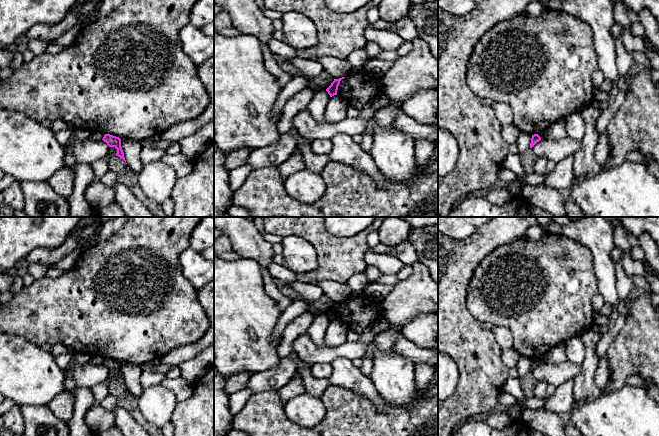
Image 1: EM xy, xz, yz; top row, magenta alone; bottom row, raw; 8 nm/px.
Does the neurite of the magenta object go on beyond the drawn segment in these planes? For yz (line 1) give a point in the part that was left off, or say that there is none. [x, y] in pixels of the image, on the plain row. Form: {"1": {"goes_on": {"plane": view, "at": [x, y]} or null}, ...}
{"1": {"goes_on": null}}

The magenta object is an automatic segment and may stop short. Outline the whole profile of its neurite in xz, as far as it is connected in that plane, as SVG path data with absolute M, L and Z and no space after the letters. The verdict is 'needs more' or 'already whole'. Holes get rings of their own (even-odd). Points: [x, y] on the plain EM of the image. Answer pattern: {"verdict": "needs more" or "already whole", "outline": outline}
{"verdict": "already whole", "outline": "M345 301L334 303L334 305L331 307L331 309L326 313L330 321L337 319L338 310L340 308L340 305L344 303Z"}

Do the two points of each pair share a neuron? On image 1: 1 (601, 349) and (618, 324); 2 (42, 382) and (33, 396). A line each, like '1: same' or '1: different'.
1: same
2: same

